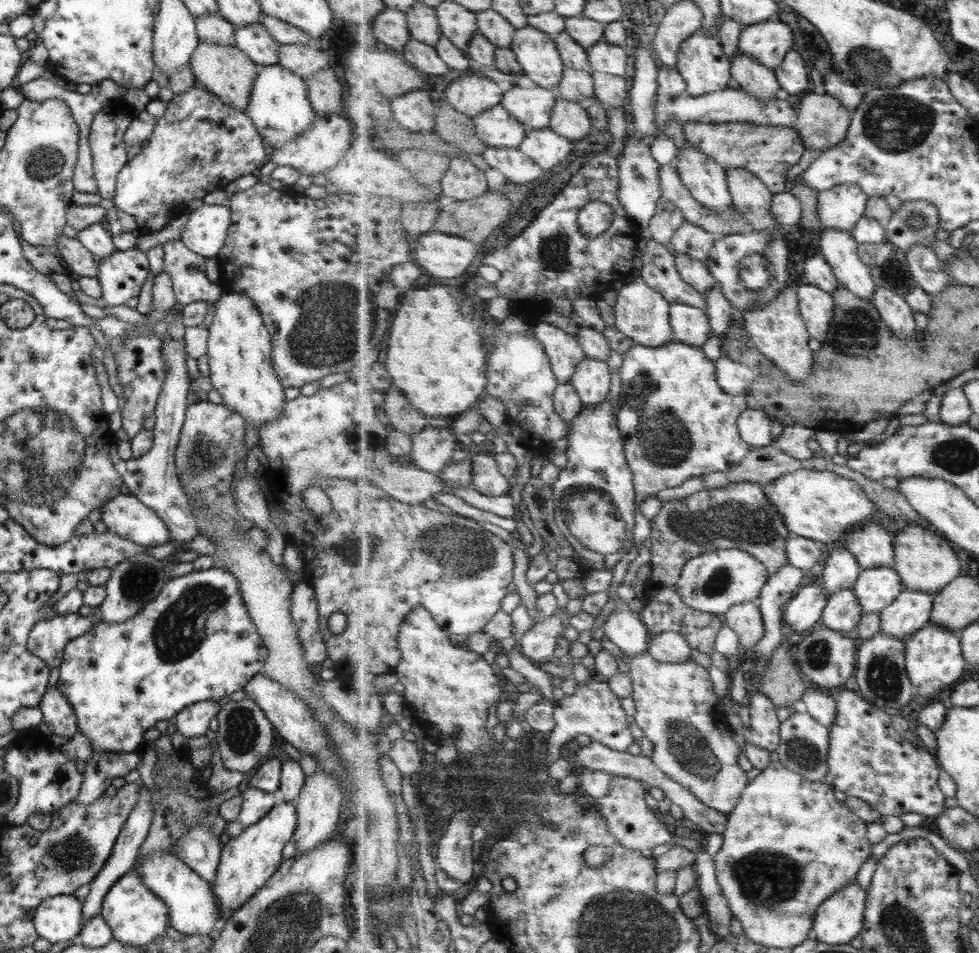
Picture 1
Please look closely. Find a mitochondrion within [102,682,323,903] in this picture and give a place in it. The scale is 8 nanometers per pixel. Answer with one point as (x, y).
(241, 731)

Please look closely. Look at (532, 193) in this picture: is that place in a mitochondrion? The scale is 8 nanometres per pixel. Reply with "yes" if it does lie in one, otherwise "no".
no

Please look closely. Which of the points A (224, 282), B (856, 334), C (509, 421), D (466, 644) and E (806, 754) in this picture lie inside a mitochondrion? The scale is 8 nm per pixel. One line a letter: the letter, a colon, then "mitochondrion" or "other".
A: other
B: mitochondrion
C: other
D: other
E: mitochondrion

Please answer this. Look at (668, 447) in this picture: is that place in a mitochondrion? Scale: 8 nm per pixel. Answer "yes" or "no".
yes

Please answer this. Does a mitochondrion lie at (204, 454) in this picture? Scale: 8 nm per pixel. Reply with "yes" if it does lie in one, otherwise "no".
yes

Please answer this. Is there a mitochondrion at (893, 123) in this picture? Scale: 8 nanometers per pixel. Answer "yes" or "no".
yes

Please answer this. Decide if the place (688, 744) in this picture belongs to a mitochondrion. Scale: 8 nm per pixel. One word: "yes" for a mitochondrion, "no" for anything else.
yes

